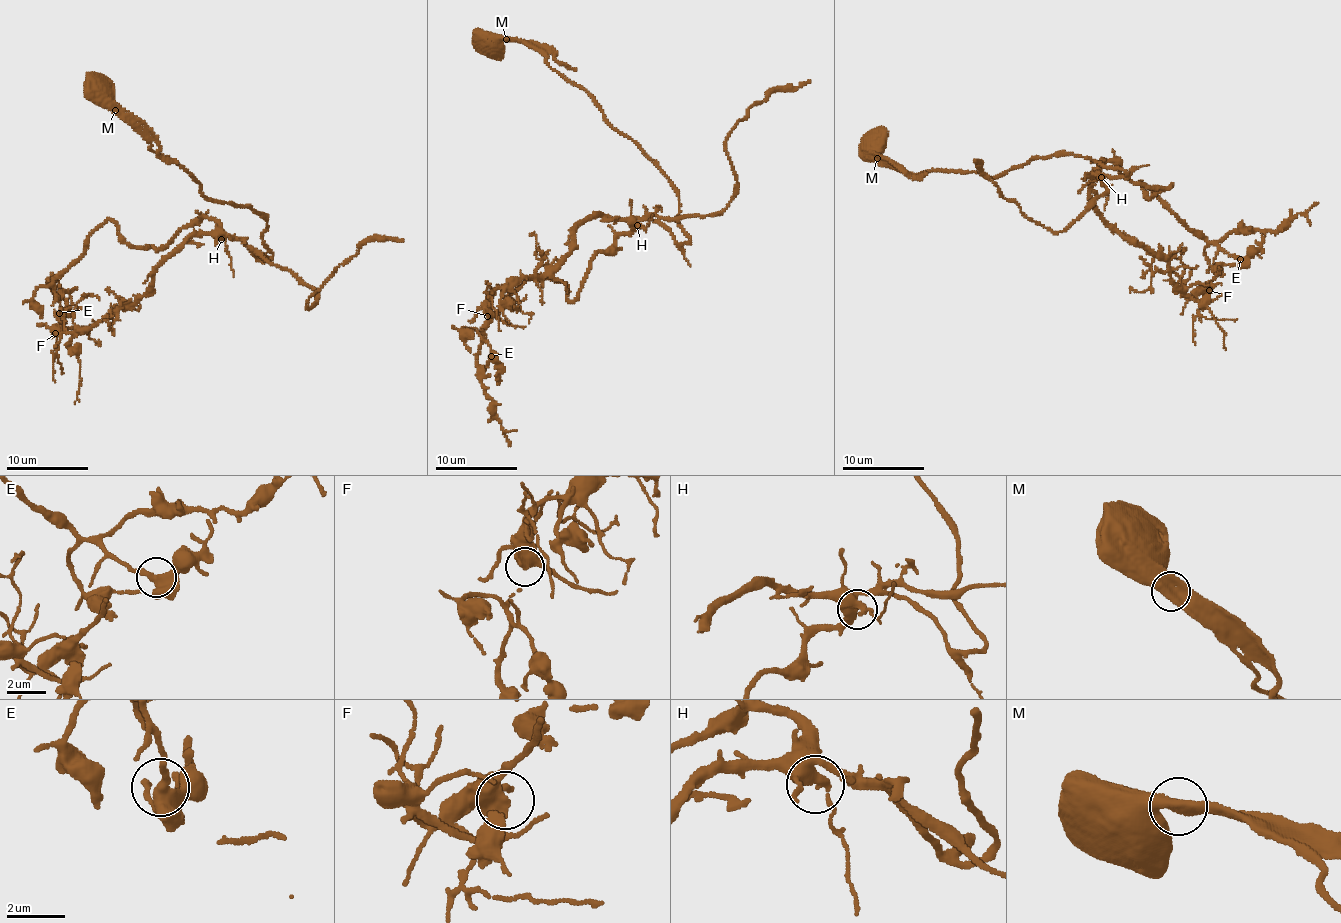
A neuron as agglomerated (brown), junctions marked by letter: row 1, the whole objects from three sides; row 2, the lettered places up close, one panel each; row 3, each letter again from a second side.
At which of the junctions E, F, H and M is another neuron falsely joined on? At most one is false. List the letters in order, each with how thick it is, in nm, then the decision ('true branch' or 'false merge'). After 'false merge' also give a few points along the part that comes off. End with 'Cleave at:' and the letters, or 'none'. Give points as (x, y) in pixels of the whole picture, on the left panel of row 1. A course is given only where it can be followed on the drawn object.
E: 400 nm thick; true branch
F: 480 nm thick; true branch
H: 400 nm thick; true branch
M: 440 nm thick; false merge; foreign part runs (114, 110), (138, 118), (159, 147), (160, 156), (177, 164)
Cleave at: M

